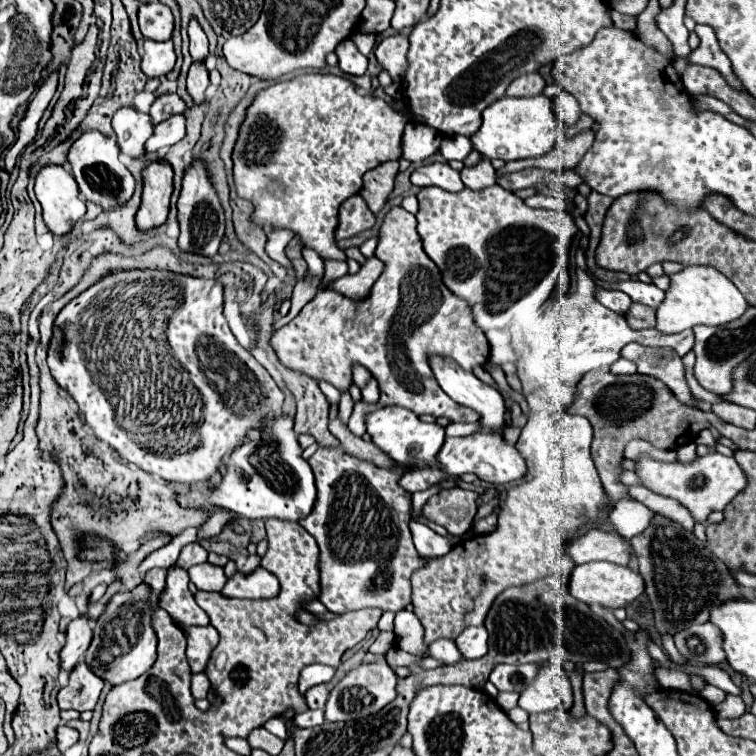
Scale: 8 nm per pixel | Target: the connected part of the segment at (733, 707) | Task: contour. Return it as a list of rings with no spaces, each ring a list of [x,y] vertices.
[[[728,695],[724,703],[720,703],[720,705],[716,705],[716,707],[714,707],[714,713],[716,713],[716,717],[736,719],[736,717],[744,715],[744,701],[742,701],[742,697]]]

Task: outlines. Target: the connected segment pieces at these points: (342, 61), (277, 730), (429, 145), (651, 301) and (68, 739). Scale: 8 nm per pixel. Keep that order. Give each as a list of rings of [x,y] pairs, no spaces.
[[[350,39],[342,41],[342,45],[338,45],[336,55],[338,55],[338,65],[344,73],[348,73],[348,75],[364,75],[366,73],[368,59],[356,49],[356,45]]]
[[[280,717],[268,720],[264,728],[284,741],[288,738],[285,722]]]
[[[408,123],[402,137],[402,153],[400,159],[406,159],[410,163],[420,163],[426,157],[434,155],[440,147],[440,137],[434,129],[428,125]]]
[[[616,281],[614,289],[624,291],[632,301],[648,305],[648,307],[658,307],[664,297],[664,293],[658,287],[646,285],[642,281]]]
[[[60,727],[58,729],[58,749],[64,753],[68,747],[72,747],[78,741],[78,731],[70,727]]]

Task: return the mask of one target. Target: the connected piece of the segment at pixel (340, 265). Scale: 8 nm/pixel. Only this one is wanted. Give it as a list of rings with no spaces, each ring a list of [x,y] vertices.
[[[324,259],[324,279],[332,281],[338,279],[342,275],[346,275],[348,265],[344,261],[332,261],[332,259]]]

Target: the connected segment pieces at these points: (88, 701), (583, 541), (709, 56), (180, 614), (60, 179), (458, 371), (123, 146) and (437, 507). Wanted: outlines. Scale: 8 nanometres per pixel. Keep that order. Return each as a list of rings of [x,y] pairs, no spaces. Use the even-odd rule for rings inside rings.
[[[80,663],[70,673],[70,683],[66,689],[58,693],[60,709],[74,709],[74,711],[92,711],[98,703],[98,695],[104,687],[104,681],[96,677],[88,665]]]
[[[590,529],[590,533],[584,533],[578,539],[574,539],[570,545],[566,545],[564,553],[576,565],[590,561],[610,561],[618,565],[628,565],[632,557],[632,547],[618,533]]]
[[[696,25],[694,33],[700,37],[700,47],[692,51],[690,59],[684,61],[680,57],[674,59],[674,67],[678,69],[678,73],[684,73],[688,63],[698,63],[698,65],[706,65],[716,69],[718,73],[722,73],[722,77],[726,77],[726,83],[730,83],[732,89],[736,91],[744,91],[742,83],[738,83],[738,77],[732,71],[730,59],[726,57],[726,53],[720,49],[718,39],[714,39],[714,31],[708,25]]]
[[[170,567],[166,575],[166,587],[160,595],[160,607],[166,609],[182,627],[208,625],[210,619],[204,609],[198,607],[196,599],[186,587],[186,569]]]
[[[46,165],[36,177],[36,197],[44,211],[44,221],[54,235],[66,235],[86,213],[74,177],[62,165]]]
[[[432,355],[430,365],[436,371],[436,379],[444,393],[456,403],[476,409],[482,415],[480,423],[484,427],[496,429],[506,425],[506,401],[496,387],[486,385],[472,371],[462,369],[446,357]]]
[[[122,107],[112,117],[112,127],[118,135],[118,147],[128,157],[144,157],[144,143],[152,133],[152,121],[148,113],[134,107]]]
[[[442,489],[438,495],[428,499],[422,513],[442,525],[450,535],[464,535],[476,517],[478,511],[478,493],[470,489]]]

